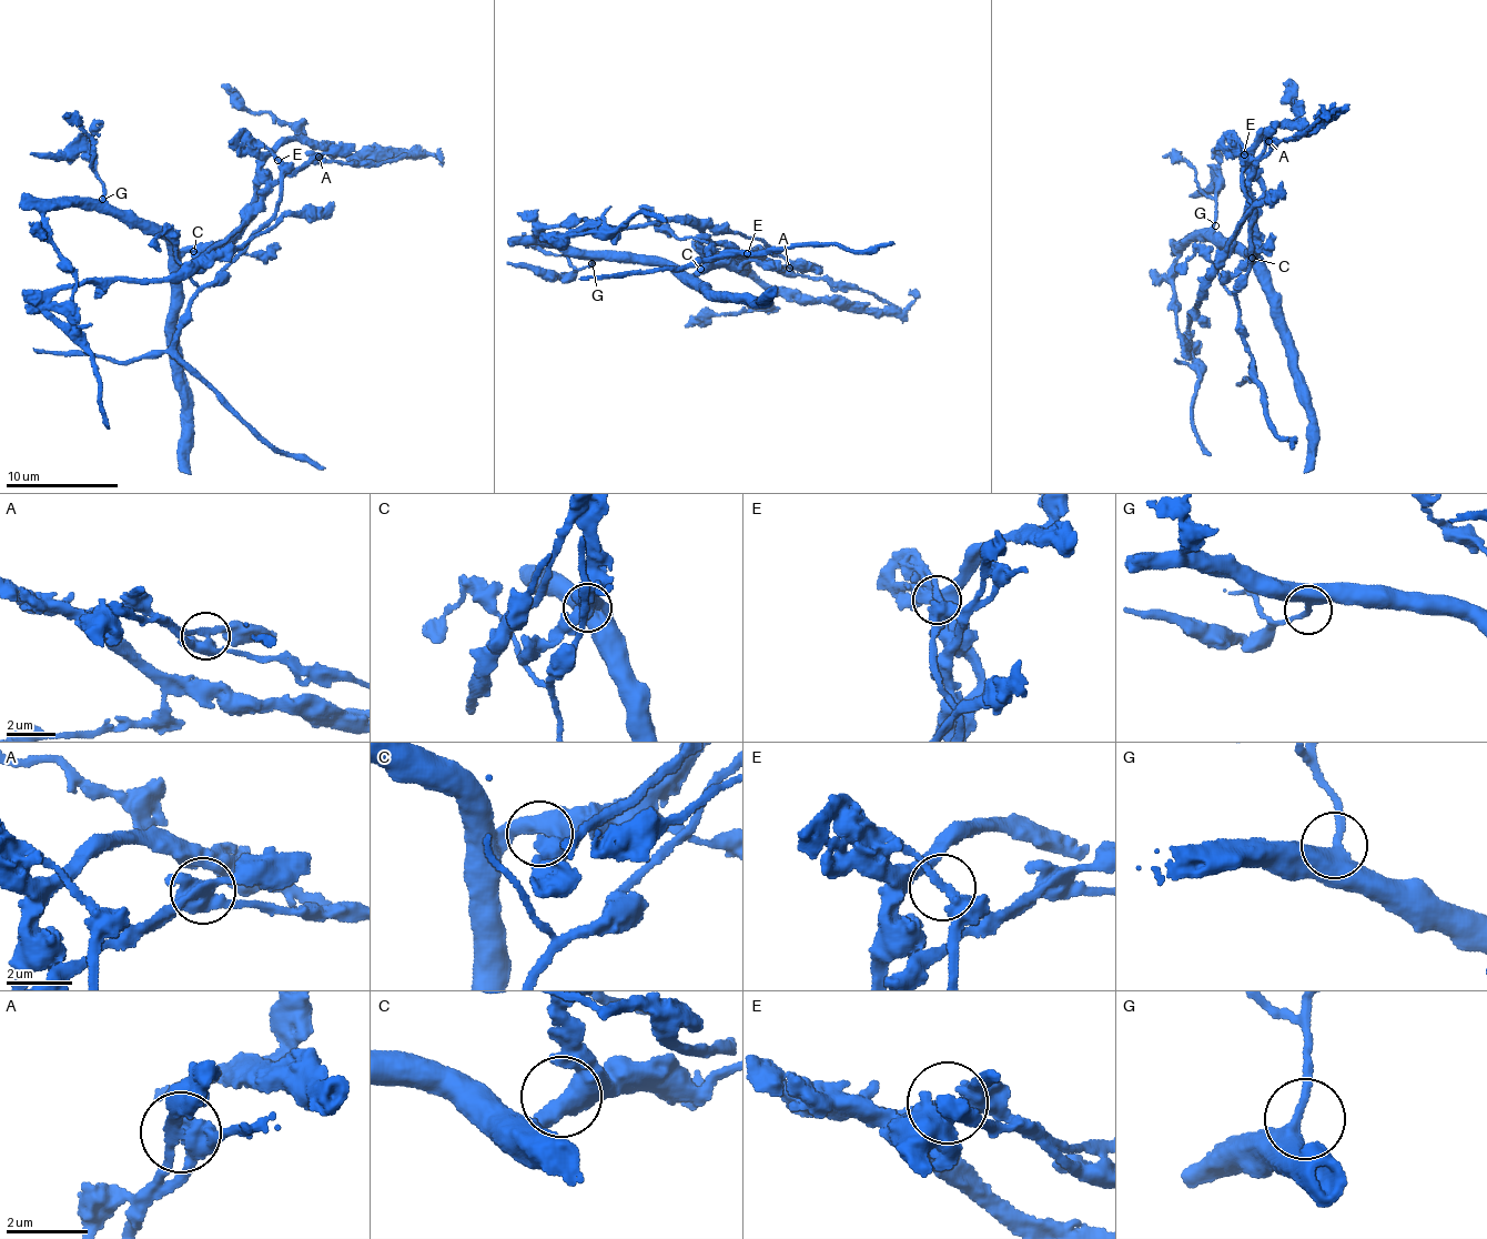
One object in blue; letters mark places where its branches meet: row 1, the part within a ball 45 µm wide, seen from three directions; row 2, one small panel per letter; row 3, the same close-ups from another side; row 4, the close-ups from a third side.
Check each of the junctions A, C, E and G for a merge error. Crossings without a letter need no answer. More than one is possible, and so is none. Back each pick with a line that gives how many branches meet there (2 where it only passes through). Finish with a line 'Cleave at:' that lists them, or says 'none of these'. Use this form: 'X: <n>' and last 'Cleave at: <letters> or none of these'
A: 5
E: 2
Cleave at: A, E

